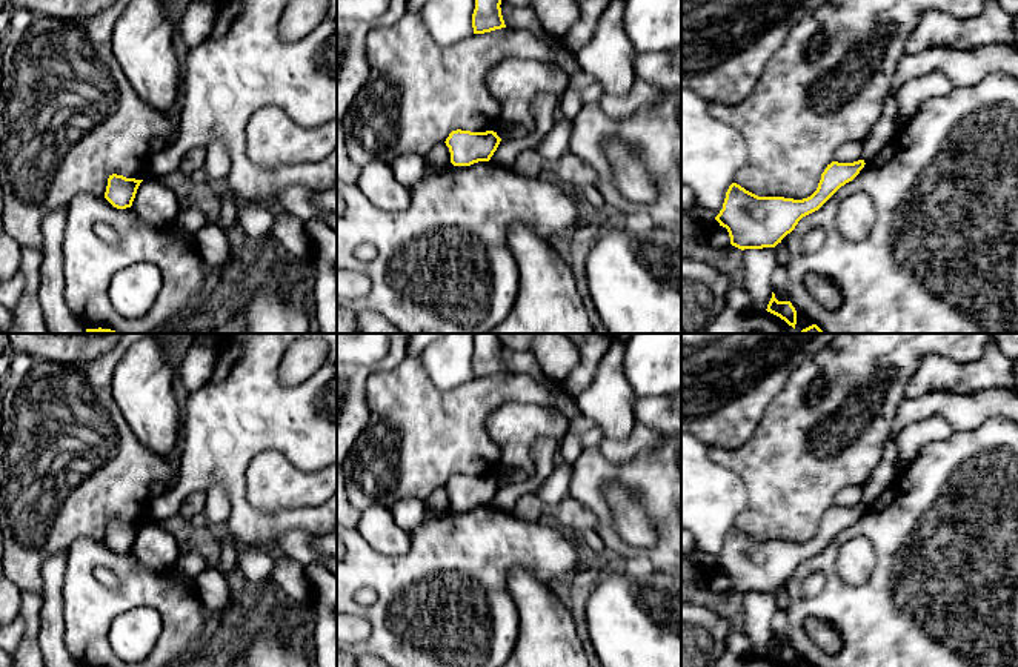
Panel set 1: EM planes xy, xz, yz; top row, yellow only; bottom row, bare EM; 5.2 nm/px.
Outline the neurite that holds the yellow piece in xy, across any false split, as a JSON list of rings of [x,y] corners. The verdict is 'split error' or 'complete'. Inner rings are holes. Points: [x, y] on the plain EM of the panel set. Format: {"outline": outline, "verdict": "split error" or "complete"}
{"outline": [[[112,518],[108,523],[105,543],[117,553],[131,552],[141,526]]], "verdict": "complete"}

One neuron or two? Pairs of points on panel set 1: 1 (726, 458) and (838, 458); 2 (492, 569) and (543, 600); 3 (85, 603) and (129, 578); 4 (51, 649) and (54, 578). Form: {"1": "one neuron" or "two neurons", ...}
{"1": "one neuron", "2": "two neurons", "3": "one neuron", "4": "one neuron"}

